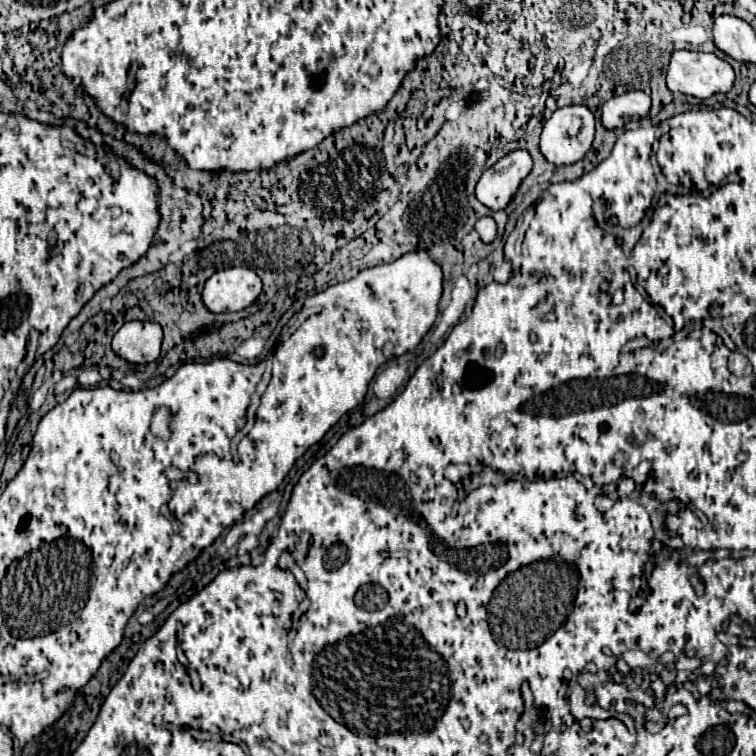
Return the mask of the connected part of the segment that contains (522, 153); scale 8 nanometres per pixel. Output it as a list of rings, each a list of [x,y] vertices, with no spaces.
[[[514,150],[492,168],[488,168],[476,184],[476,198],[486,208],[498,212],[504,210],[514,194],[518,192],[522,180],[532,170],[532,158],[526,150]]]

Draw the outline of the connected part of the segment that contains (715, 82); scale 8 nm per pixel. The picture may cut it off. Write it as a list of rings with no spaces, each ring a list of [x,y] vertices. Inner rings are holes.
[[[676,50],[668,66],[668,90],[694,98],[710,98],[718,92],[730,92],[734,86],[734,70],[716,54]]]

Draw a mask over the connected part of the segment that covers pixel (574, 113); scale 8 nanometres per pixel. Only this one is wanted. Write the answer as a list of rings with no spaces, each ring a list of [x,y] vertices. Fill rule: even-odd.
[[[586,106],[558,108],[544,124],[540,152],[554,166],[576,164],[594,140],[594,116]]]

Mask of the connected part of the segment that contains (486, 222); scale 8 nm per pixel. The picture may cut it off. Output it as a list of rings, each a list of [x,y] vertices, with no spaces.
[[[492,216],[480,218],[480,220],[476,222],[476,234],[480,236],[480,240],[482,240],[484,244],[494,242],[494,238],[496,238],[496,222],[494,222],[494,218],[492,218]]]

